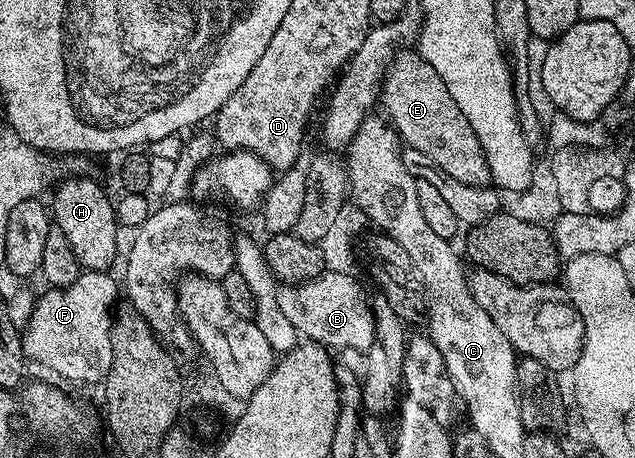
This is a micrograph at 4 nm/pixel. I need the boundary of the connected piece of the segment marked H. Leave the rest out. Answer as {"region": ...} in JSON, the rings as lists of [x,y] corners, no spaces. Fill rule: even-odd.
{"region":[[[92,176],[65,177],[55,190],[56,195],[50,201],[50,214],[54,225],[62,228],[66,240],[70,240],[70,248],[74,248],[74,256],[80,267],[84,270],[111,271],[111,266],[116,262],[116,249],[120,246],[122,233],[113,199],[108,199],[107,192]]]}

